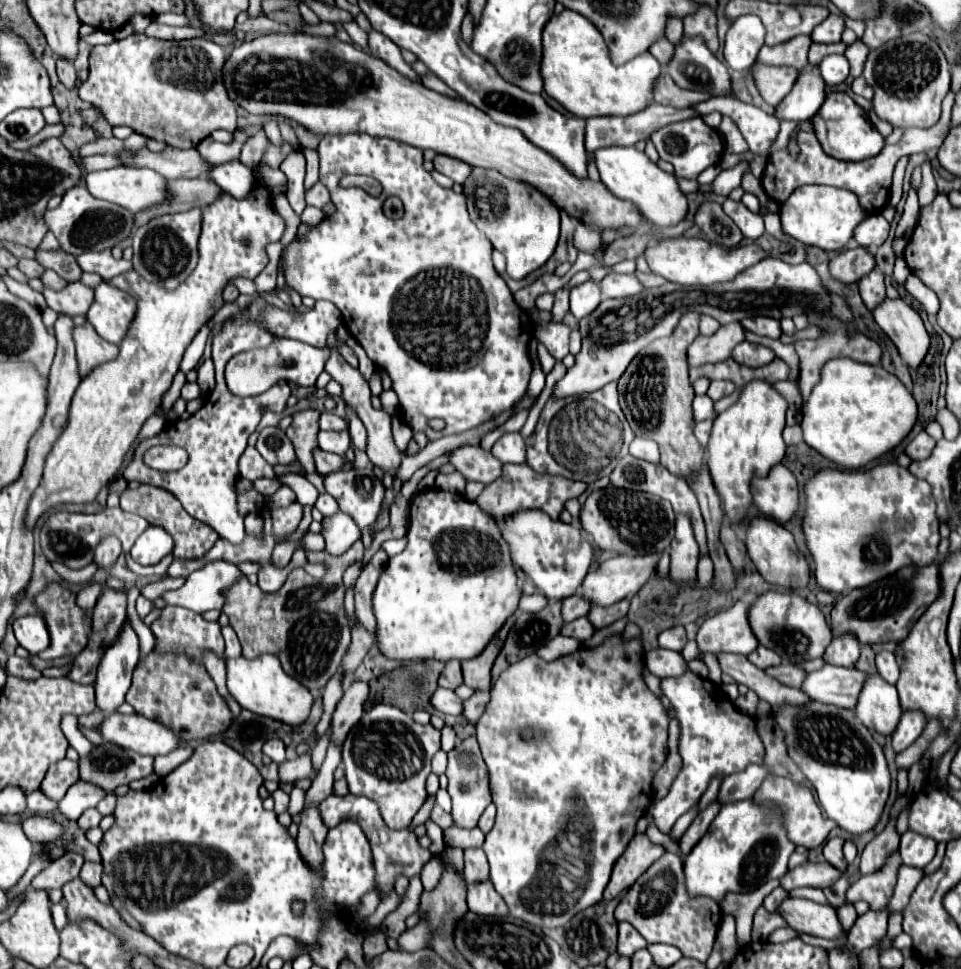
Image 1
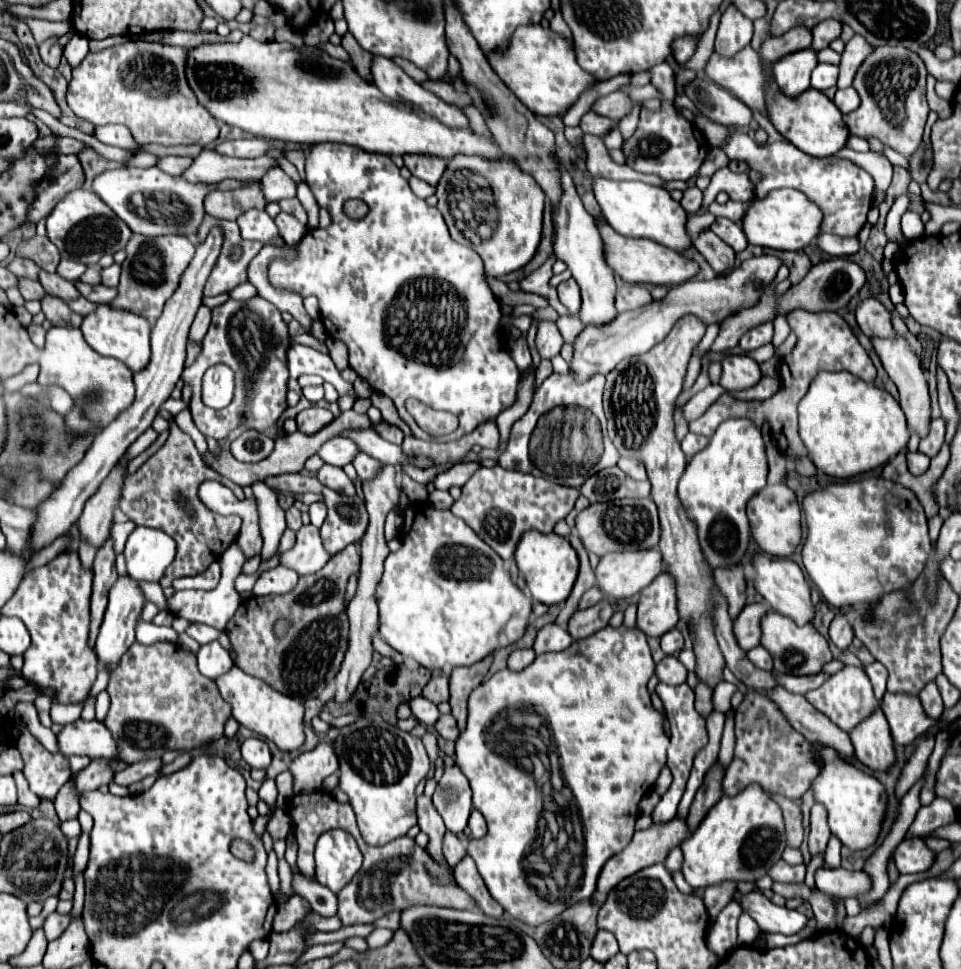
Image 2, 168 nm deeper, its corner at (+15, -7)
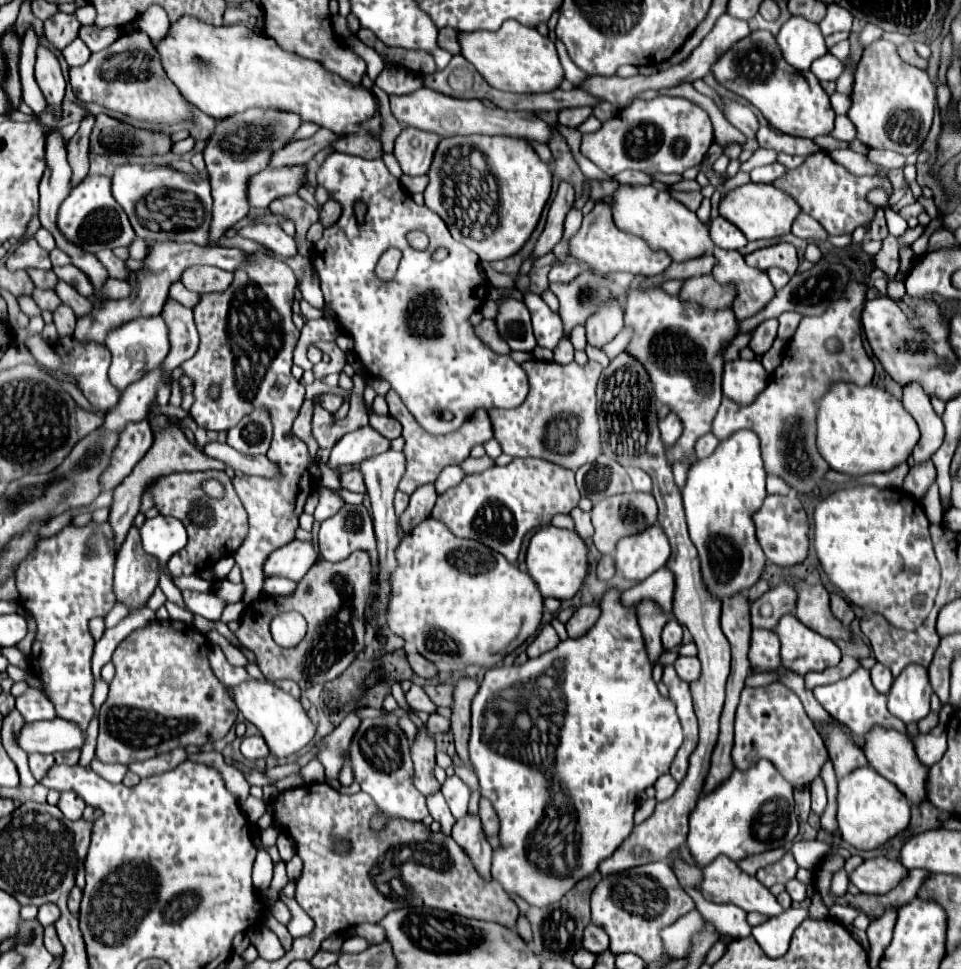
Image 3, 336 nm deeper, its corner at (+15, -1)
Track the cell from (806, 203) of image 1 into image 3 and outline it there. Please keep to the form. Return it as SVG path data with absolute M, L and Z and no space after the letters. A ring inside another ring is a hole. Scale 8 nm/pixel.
M747 183L747 185L741 185L741 187L725 193L719 201L717 211L721 217L725 217L733 225L737 225L737 229L741 229L749 241L755 241L755 239L773 239L773 237L787 235L801 209L789 195L775 189L773 185Z

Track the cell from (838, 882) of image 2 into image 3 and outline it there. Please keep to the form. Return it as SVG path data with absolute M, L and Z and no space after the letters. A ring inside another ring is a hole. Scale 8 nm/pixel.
M877 857L863 861L851 875L851 881L859 887L861 893L873 893L873 895L885 895L891 889L901 883L901 879L909 871L901 867L897 859Z

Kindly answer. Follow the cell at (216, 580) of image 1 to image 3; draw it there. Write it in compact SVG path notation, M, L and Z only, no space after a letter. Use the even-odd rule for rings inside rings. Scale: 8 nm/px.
M183 591L183 599L185 599L187 607L189 607L193 613L197 613L197 615L209 619L209 621L219 621L219 619L221 619L221 613L223 613L223 609L225 609L225 605L227 605L227 603L225 603L221 597L217 597L213 591L209 591L209 593Z

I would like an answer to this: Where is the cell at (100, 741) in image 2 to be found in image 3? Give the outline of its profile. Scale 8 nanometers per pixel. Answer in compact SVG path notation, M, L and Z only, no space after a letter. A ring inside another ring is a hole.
M59 717L51 721L25 723L17 735L17 745L27 753L65 753L81 747L83 741L85 731Z

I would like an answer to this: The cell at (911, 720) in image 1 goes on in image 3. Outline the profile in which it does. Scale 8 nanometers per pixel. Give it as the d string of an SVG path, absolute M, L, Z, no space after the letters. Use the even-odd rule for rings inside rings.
M907 665L899 677L895 677L889 693L889 711L903 723L915 723L929 713L929 699L933 687L929 673L923 665Z

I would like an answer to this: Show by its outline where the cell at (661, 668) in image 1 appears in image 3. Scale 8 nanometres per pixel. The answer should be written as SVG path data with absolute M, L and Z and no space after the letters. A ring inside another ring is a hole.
M679 657L675 661L675 671L683 681L691 683L701 675L701 661L697 661L695 657Z

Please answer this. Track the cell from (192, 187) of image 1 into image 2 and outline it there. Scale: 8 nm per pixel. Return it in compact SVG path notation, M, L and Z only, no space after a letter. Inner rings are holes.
M259 183L249 185L247 189L235 189L235 191L219 191L213 189L205 195L205 213L219 217L219 219L235 219L239 217L239 213L257 207L257 209L265 209L265 201L263 195L259 191Z

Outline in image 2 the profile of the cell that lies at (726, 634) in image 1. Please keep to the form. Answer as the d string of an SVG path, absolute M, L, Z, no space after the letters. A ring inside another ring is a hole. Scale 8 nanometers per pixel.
M753 603L753 605L745 605L743 611L737 615L737 619L733 619L733 635L737 637L737 645L741 645L741 649L749 651L759 645L759 637L761 637L759 621L763 615L765 615L765 607Z

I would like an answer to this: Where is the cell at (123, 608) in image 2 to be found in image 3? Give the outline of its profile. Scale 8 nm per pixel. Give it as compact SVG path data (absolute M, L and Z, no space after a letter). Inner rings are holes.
M131 525L115 565L115 595L131 611L141 609L157 587L157 559L141 551L139 527Z

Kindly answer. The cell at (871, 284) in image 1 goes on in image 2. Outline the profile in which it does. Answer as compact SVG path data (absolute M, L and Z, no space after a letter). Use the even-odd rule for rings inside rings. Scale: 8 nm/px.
M875 297L863 299L855 309L855 319L867 337L893 337L895 333L891 327L891 313Z

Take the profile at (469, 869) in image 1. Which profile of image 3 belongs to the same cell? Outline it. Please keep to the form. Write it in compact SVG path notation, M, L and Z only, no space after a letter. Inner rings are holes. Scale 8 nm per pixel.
M437 791L437 793L433 793L433 795L427 797L427 807L429 807L431 817L441 823L441 827L443 827L441 831L443 831L445 835L449 835L455 819L453 819L453 815L451 815L451 811L449 811L443 795L441 795L441 791Z

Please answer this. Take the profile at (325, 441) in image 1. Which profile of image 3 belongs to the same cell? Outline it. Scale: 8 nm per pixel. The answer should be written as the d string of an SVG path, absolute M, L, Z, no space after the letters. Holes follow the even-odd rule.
M371 425L361 427L345 437L339 439L339 443L331 449L331 457L327 461L327 467L335 471L335 475L339 477L341 471L339 467L343 465L359 465L361 461L385 453L389 449L391 441L387 437L383 437L381 433L377 433Z

